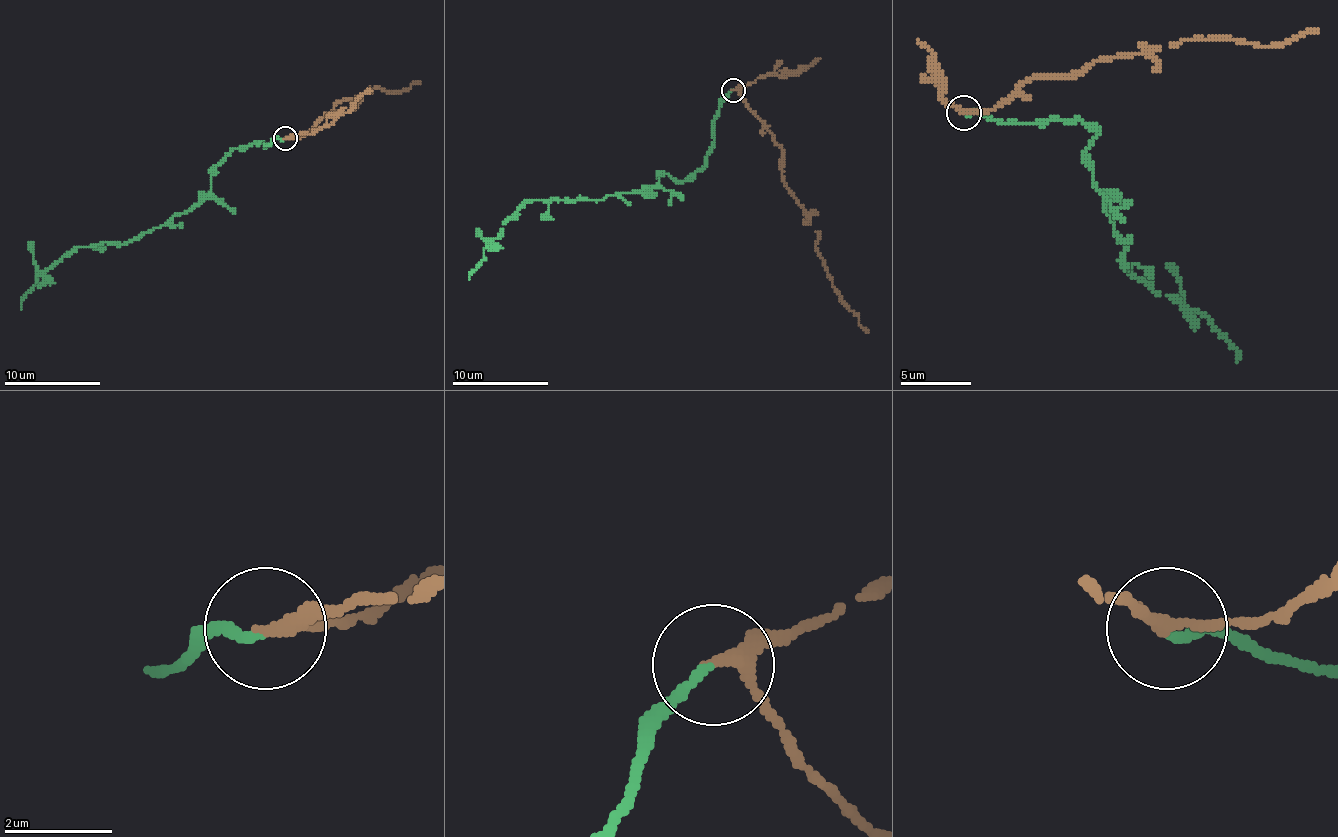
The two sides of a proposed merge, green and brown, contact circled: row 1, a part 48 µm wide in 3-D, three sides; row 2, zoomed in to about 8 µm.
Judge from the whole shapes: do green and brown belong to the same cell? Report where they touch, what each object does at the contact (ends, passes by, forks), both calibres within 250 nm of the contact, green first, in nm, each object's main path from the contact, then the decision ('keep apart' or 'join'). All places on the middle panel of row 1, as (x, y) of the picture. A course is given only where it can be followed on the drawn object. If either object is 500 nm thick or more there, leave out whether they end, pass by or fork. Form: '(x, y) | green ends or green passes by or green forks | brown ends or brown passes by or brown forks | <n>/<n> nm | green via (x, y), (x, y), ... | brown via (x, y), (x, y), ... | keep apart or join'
(733, 90) | green ends | brown passes by | 160/200 nm | green via (733, 89), (714, 121), (707, 161), (683, 181), (664, 173), (601, 200), (527, 200), (469, 277) | brown via (733, 89), (781, 149), (784, 185), (817, 234), (815, 250), (839, 298), (868, 332) | join

